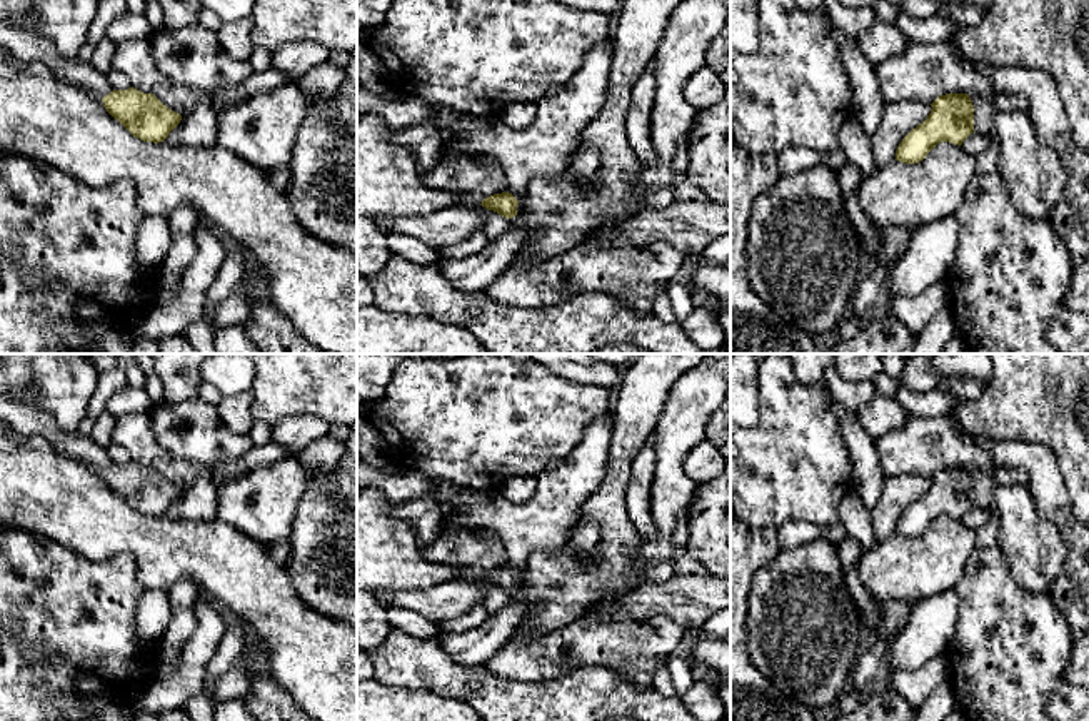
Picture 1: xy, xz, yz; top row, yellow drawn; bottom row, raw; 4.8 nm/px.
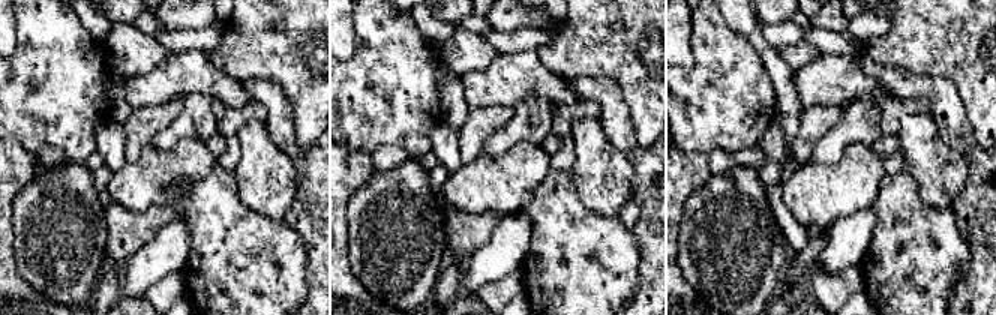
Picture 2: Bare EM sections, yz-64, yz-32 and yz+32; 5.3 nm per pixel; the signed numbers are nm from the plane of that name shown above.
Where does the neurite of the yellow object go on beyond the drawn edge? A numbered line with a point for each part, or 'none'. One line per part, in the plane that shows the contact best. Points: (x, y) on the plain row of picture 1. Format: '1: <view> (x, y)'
1: xz (441, 603)

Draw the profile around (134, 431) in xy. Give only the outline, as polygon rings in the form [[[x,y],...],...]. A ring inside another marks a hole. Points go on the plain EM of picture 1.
[[[143,412],[125,414],[117,419],[112,441],[128,451],[130,461],[153,467],[167,452],[153,434],[152,416]]]

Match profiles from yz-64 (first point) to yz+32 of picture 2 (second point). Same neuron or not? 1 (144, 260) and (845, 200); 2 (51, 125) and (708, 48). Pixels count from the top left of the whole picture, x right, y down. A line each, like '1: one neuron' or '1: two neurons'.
1: two neurons
2: one neuron

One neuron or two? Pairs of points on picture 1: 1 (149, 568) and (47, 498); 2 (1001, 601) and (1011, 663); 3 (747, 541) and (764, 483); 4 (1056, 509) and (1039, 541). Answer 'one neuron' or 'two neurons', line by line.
1: one neuron
2: one neuron
3: two neurons
4: two neurons

